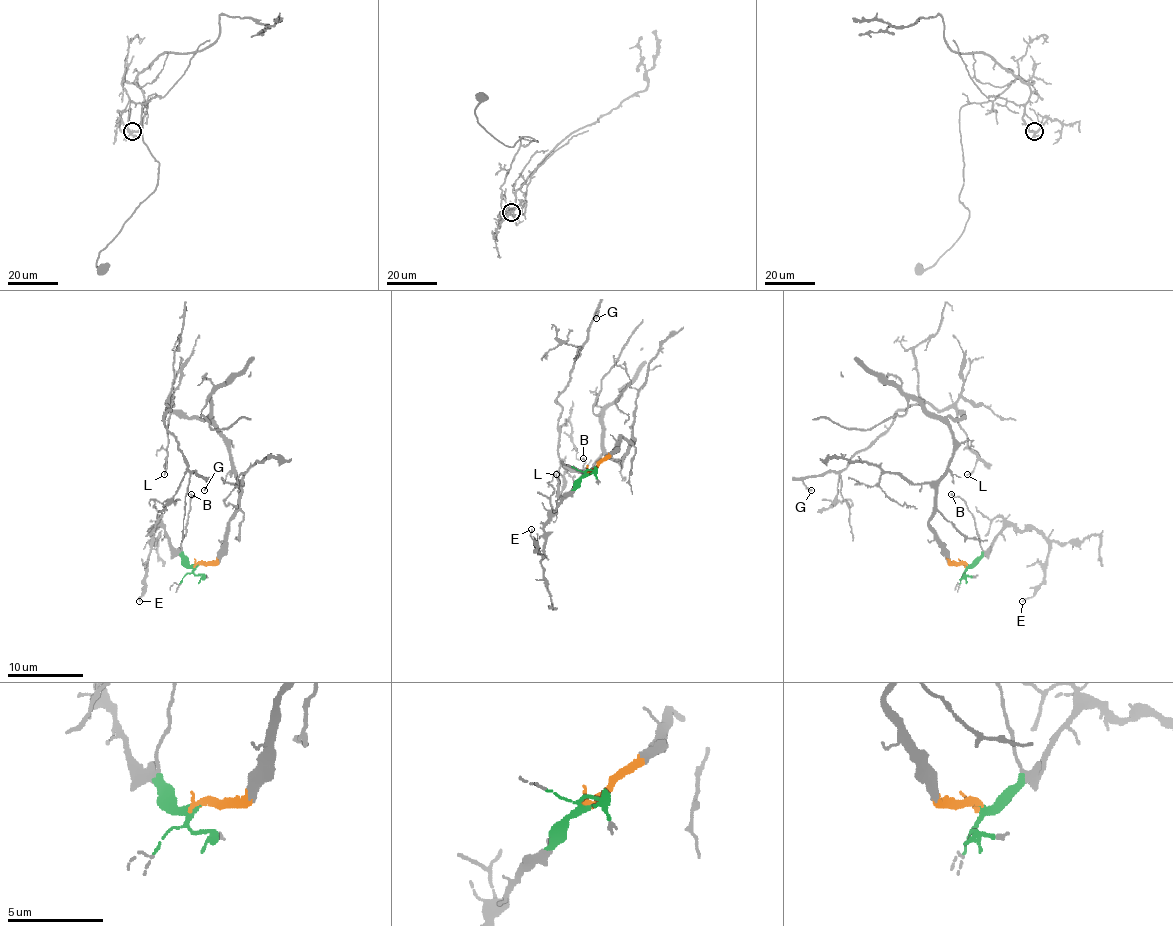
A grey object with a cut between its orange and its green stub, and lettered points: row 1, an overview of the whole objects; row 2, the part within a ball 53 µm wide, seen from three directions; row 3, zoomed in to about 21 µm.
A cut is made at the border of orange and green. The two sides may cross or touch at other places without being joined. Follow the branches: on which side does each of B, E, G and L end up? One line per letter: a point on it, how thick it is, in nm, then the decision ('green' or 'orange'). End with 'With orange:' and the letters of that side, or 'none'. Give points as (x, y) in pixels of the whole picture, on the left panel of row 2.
B: (191, 494) | 140 nm | green
E: (139, 601) | 110 nm | green
G: (204, 490) | 120 nm | orange
L: (164, 474) | 140 nm | orange
With orange: G, L

